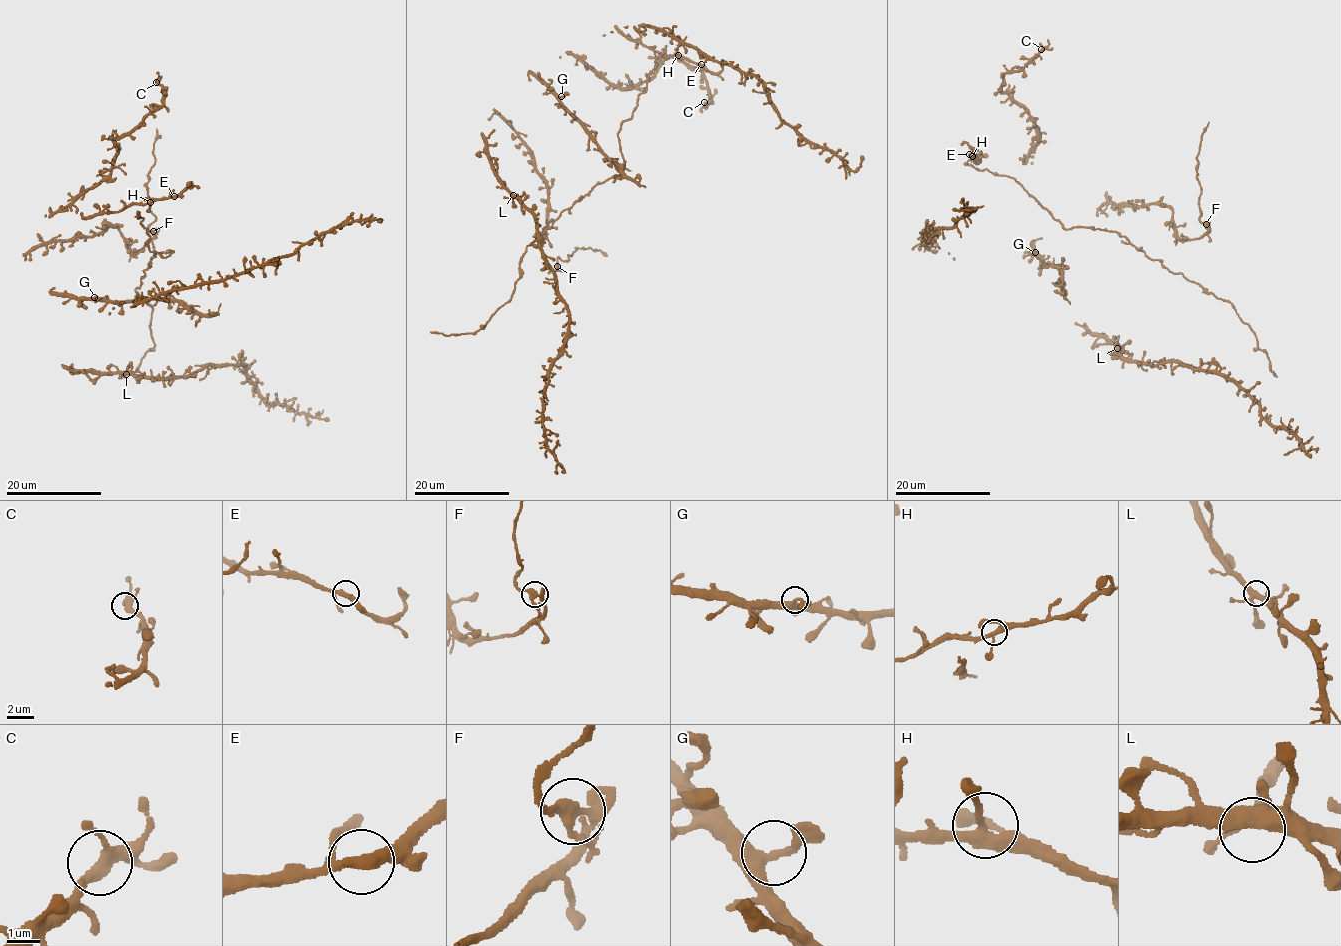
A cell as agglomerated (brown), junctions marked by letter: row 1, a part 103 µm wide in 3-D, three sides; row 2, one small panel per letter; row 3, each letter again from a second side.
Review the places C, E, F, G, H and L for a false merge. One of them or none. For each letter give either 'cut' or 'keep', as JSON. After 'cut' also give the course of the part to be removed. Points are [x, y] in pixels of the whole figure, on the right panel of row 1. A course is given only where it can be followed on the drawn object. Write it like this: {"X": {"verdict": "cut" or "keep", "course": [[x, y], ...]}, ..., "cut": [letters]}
{"C": {"verdict": "keep"}, "E": {"verdict": "keep"}, "F": {"verdict": "cut", "course": [[1206, 224], [1199, 218], [1201, 213], [1197, 155], [1201, 135], [1209, 122]]}, "G": {"verdict": "keep"}, "H": {"verdict": "keep"}, "L": {"verdict": "keep"}, "cut": ["F"]}

